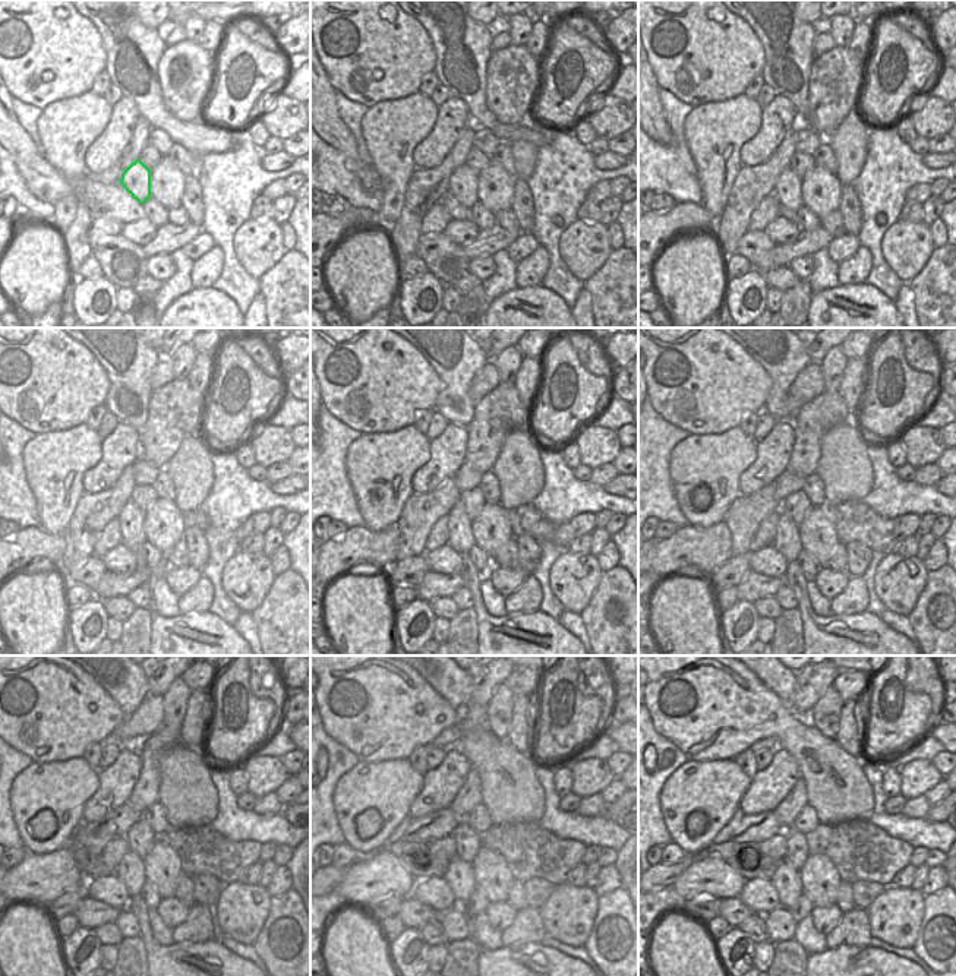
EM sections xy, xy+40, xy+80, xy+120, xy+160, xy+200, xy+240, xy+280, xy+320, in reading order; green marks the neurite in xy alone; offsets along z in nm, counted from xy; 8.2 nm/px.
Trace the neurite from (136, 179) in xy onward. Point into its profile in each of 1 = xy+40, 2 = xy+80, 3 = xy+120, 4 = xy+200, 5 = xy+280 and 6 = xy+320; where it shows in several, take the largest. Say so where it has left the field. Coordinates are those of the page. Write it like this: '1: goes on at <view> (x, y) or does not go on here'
1: goes on at xy+40 (463, 183)
2: goes on at xy+80 (788, 188)
3: goes on at xy+120 (131, 518)
4: goes on at xy+200 (786, 542)
5: goes on at xy+280 (458, 875)
6: goes on at xy+320 (786, 881)

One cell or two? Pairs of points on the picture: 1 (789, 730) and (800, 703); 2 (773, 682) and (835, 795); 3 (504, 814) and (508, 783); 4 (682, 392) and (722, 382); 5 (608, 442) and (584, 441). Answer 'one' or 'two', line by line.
1: two
2: two
3: one
4: one
5: one

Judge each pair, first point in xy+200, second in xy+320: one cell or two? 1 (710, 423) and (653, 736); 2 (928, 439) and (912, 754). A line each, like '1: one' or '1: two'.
1: two
2: two

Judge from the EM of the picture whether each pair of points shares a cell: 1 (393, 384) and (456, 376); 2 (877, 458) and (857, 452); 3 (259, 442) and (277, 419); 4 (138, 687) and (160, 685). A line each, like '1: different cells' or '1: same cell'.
1: different cells
2: different cells
3: different cells
4: different cells

